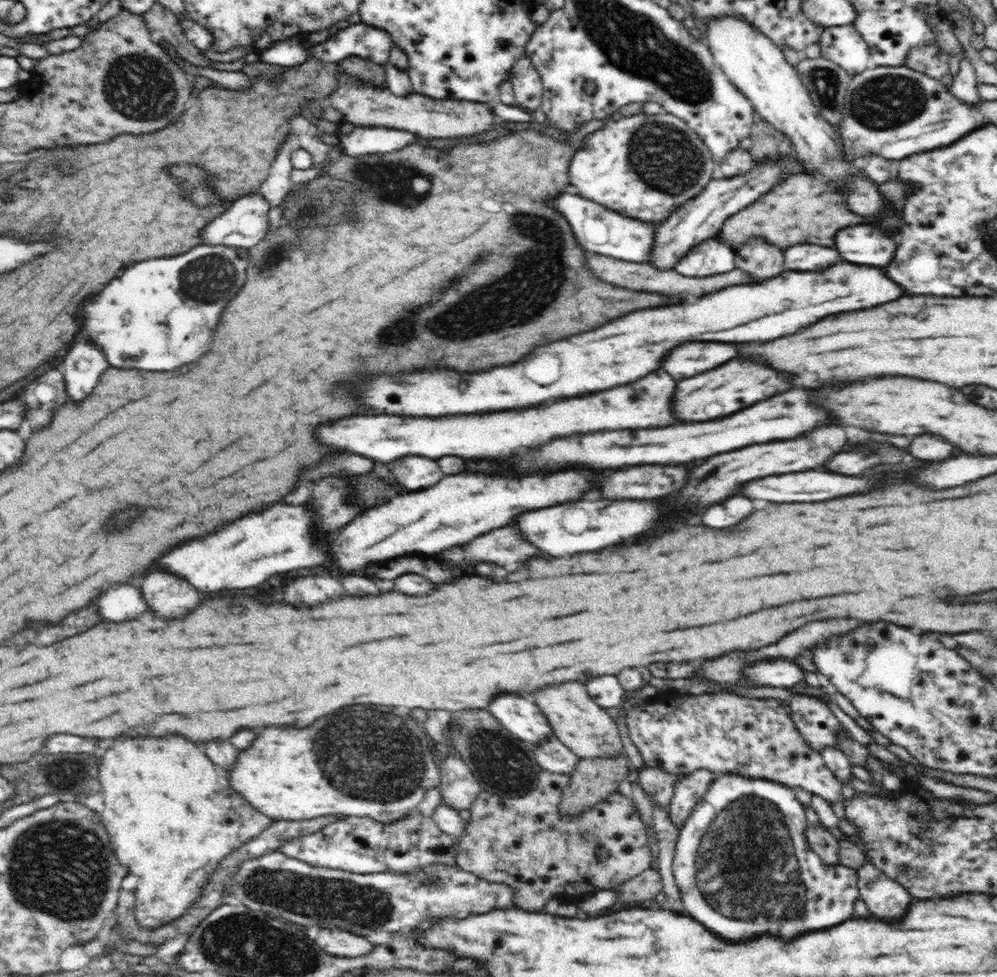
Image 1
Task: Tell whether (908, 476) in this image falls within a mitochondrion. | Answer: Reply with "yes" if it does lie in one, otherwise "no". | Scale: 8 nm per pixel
no

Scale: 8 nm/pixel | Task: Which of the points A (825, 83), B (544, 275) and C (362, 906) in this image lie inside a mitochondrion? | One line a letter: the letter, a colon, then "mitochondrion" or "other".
A: mitochondrion
B: mitochondrion
C: mitochondrion

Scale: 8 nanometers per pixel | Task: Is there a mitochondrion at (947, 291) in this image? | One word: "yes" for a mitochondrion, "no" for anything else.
no

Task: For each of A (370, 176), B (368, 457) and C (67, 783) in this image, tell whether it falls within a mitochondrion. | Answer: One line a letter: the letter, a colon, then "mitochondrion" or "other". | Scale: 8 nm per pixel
A: mitochondrion
B: other
C: other

